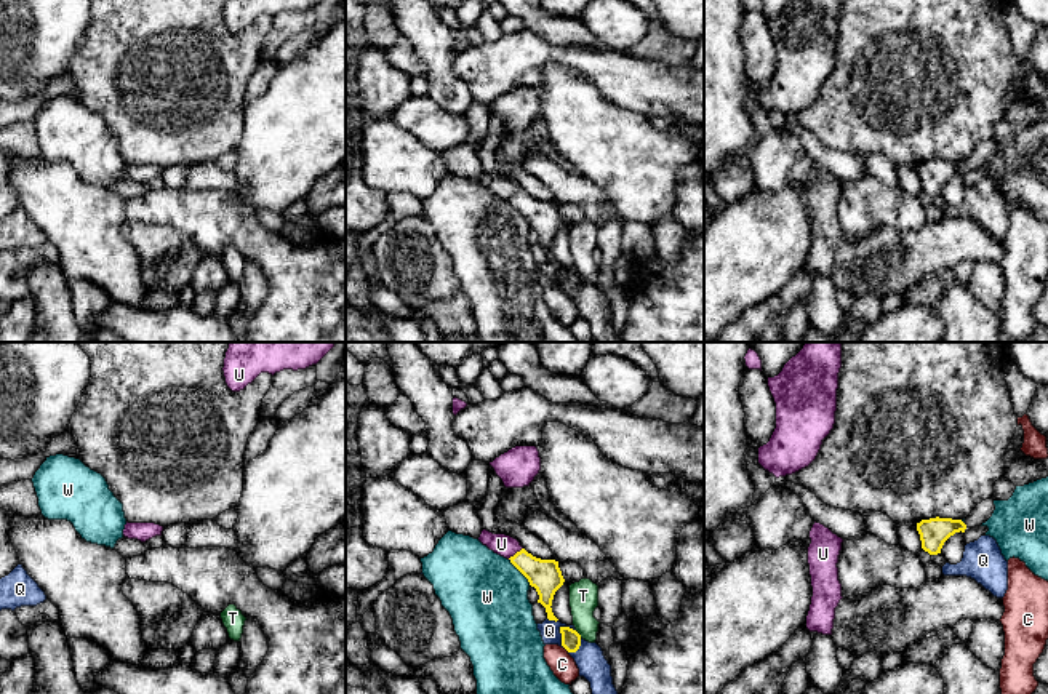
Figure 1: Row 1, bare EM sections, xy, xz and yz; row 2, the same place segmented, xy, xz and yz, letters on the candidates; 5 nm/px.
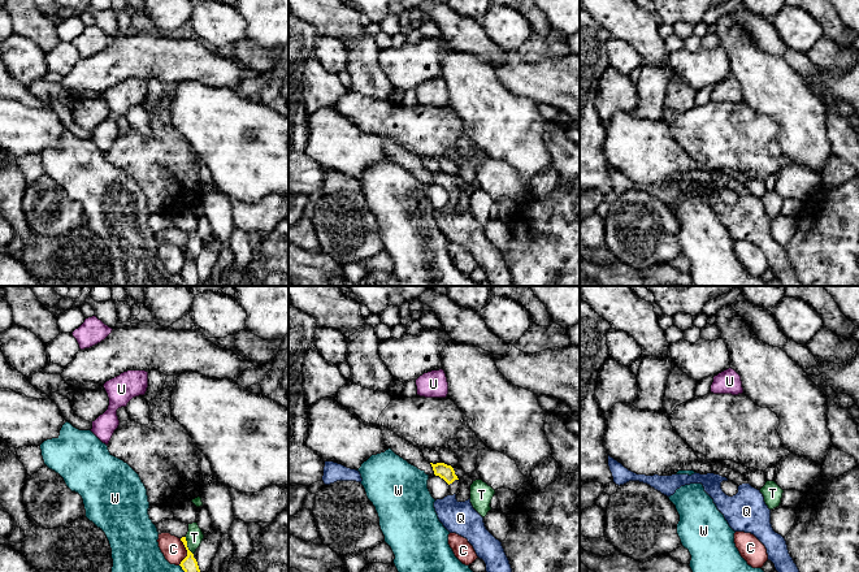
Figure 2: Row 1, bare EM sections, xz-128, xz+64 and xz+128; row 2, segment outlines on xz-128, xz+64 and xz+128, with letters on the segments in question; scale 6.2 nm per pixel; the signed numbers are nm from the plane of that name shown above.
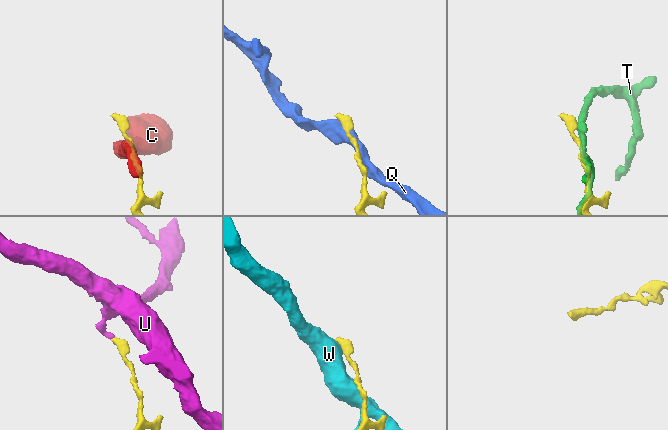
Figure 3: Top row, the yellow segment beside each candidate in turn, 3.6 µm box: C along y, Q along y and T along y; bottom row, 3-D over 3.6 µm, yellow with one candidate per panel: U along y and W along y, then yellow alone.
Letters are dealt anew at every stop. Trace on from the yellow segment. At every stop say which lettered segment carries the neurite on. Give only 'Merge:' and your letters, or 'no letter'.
Merge: U

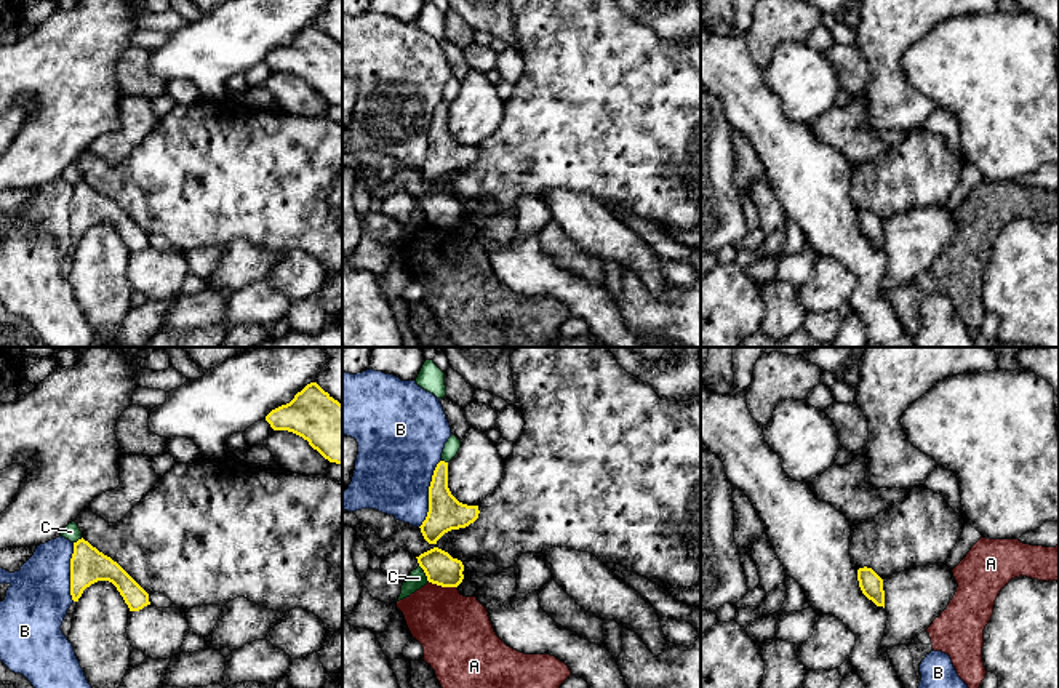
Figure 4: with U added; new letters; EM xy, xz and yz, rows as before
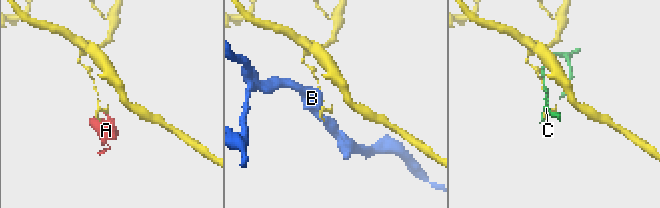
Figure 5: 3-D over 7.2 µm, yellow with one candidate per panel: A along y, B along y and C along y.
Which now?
Merge: no letter

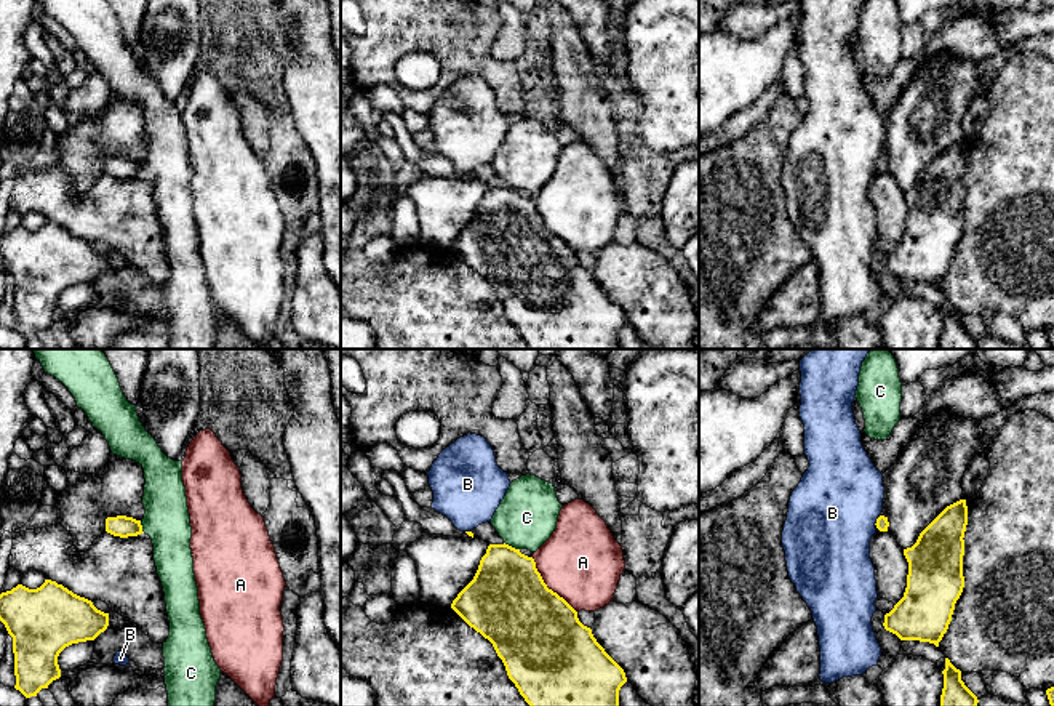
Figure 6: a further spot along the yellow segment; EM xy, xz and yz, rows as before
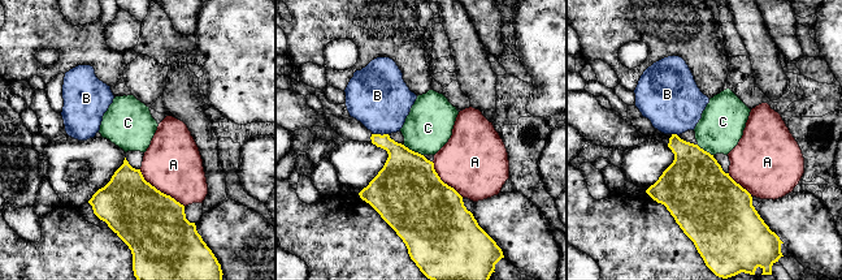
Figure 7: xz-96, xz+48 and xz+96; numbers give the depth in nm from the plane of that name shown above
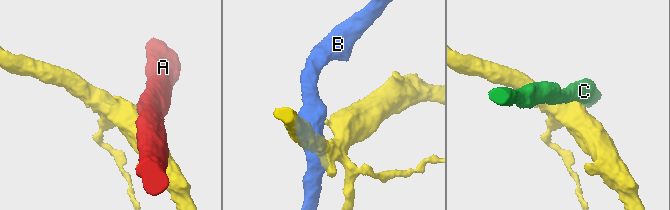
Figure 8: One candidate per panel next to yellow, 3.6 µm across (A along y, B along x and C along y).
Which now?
Merge: no letter

